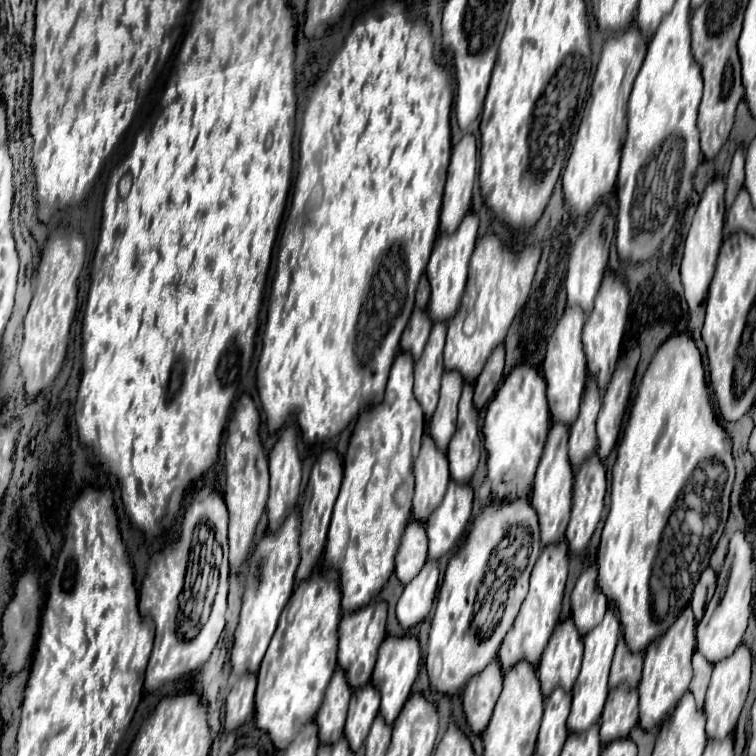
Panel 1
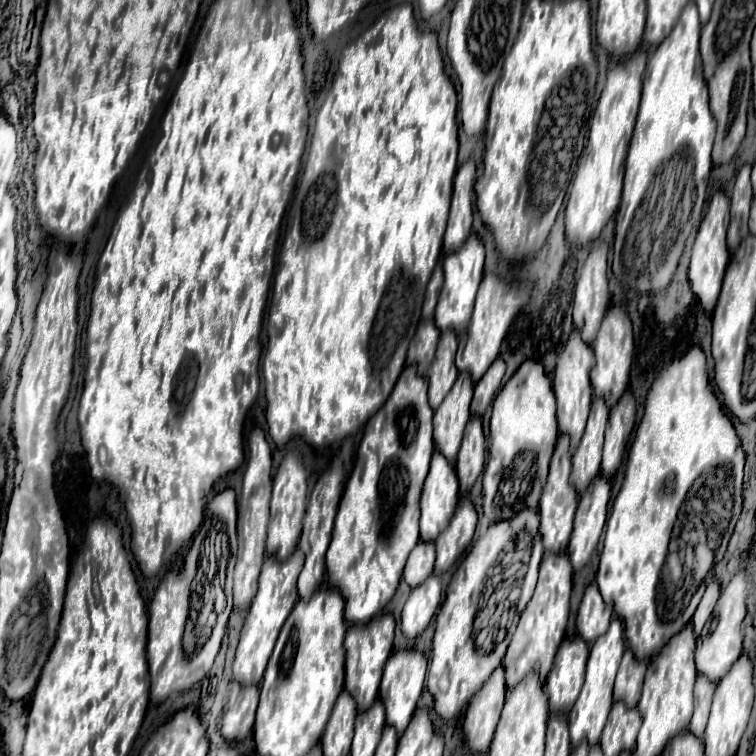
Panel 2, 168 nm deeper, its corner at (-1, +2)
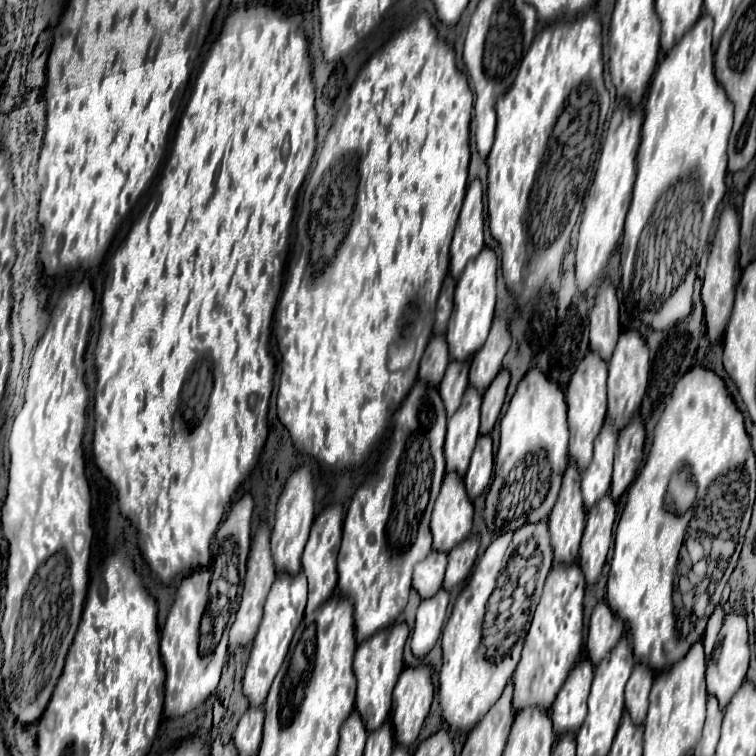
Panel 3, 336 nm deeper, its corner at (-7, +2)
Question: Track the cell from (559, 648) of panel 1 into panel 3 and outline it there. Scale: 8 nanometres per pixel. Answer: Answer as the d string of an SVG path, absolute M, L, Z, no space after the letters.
M588 658L580 660L566 678L550 710L556 736L576 734L578 726L582 726L588 710L588 694L592 678L594 678L594 664Z

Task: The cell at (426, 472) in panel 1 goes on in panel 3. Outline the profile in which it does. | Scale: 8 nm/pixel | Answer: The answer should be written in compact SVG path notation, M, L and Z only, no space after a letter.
M446 474L430 522L434 550L450 552L456 544L466 540L472 530L472 516L474 506L466 494L462 478L458 474Z

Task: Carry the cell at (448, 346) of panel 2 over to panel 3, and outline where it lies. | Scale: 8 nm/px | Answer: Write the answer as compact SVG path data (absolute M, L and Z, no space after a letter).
M454 360L446 368L444 380L440 384L440 396L446 404L448 418L458 410L462 402L462 394L468 388L468 370L470 370L470 362L454 362Z

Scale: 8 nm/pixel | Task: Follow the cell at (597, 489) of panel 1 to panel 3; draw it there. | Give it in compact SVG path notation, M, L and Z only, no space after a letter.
M604 496L586 516L586 530L580 544L580 566L586 576L586 582L596 584L608 550L612 542L612 530L616 520L616 504L610 496Z

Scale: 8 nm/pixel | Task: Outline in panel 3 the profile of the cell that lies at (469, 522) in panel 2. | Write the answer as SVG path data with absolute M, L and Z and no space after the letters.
M470 536L466 542L458 544L454 550L448 554L448 570L444 578L444 590L452 590L454 586L462 584L476 562L478 554L478 536Z

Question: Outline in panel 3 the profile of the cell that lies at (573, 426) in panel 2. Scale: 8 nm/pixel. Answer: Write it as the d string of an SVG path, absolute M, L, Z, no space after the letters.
M588 352L586 358L578 364L572 380L566 388L566 402L568 402L568 426L570 426L570 458L584 470L590 464L594 454L594 438L598 436L604 418L606 418L606 378L608 378L608 364L596 354Z

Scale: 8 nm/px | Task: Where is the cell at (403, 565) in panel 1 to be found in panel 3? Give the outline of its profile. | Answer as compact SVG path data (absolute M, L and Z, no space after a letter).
M432 550L426 560L416 564L412 586L420 594L422 600L432 598L442 588L442 580L444 580L444 572L446 572L446 562L448 562L446 554Z

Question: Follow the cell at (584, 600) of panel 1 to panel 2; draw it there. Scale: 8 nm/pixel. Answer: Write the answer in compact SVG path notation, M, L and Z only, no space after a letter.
M588 584L578 608L576 616L576 630L586 642L594 642L604 630L608 630L610 614L606 614L606 604L596 588L596 584Z

